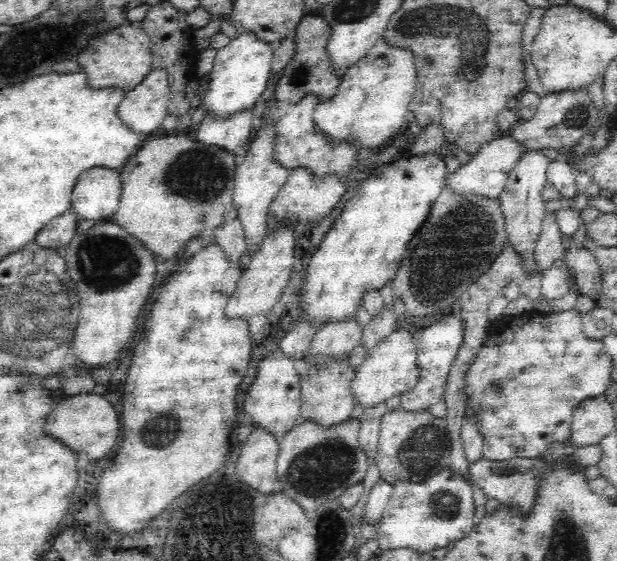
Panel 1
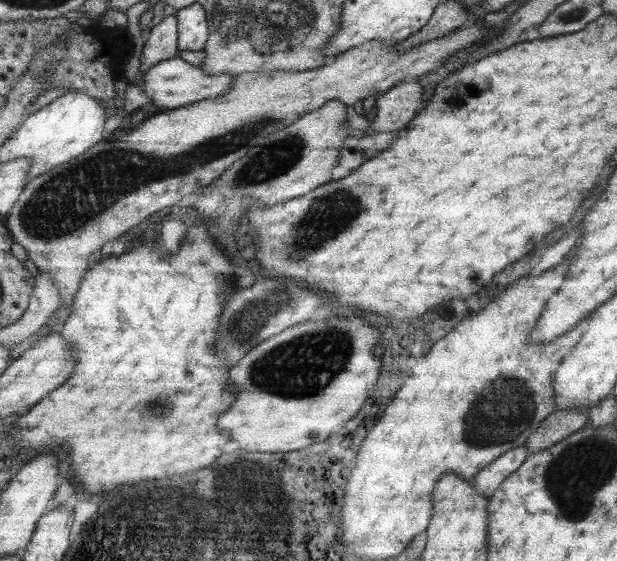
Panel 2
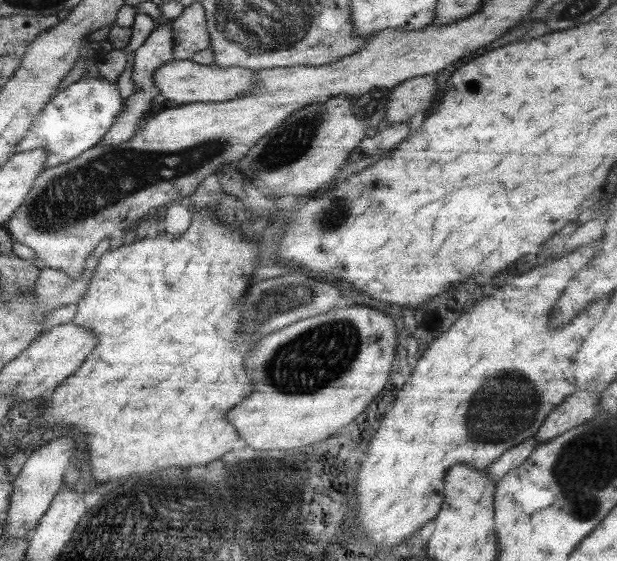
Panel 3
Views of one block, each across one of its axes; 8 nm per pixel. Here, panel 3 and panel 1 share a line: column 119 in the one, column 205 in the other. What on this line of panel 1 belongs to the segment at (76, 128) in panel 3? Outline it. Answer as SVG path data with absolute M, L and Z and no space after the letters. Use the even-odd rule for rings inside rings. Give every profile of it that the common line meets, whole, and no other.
M252 33L239 34L226 46L217 50L211 70L208 90L202 97L202 110L206 116L228 120L236 114L250 112L265 92L268 79L272 77L271 60L273 50L270 43L260 42Z

